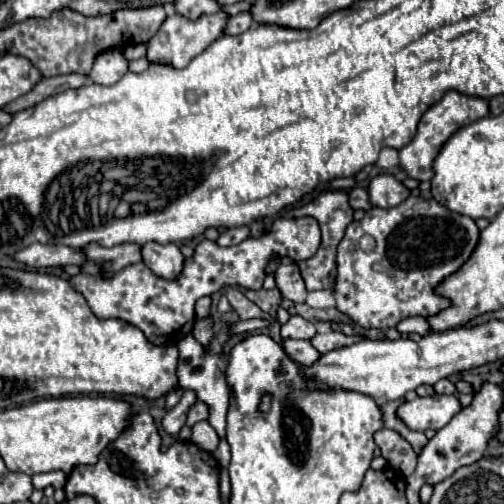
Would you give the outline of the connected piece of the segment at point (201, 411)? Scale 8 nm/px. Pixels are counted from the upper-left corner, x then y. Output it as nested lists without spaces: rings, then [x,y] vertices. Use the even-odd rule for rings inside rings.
[[[196,402],[192,408],[190,408],[190,412],[188,412],[188,418],[186,418],[186,424],[188,426],[194,426],[196,422],[200,422],[200,420],[206,420],[208,418],[208,406],[204,406],[204,402]]]

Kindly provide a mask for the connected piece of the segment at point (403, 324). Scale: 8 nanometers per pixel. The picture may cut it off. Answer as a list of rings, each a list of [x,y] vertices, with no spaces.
[[[422,316],[404,319],[397,324],[396,329],[401,334],[418,333],[421,336],[425,336],[428,332],[432,332],[432,328],[428,326],[428,320],[422,318]]]

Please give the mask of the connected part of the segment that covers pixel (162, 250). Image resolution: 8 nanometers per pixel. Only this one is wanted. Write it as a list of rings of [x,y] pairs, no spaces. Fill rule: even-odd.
[[[148,242],[142,246],[144,264],[164,280],[176,280],[184,268],[184,256],[176,244]]]

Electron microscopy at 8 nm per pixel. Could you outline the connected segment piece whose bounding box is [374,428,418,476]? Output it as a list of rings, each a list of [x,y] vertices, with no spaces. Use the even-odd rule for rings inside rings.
[[[382,428],[374,434],[374,442],[376,446],[382,450],[382,456],[388,460],[388,464],[402,472],[404,476],[410,476],[412,470],[416,470],[416,452],[412,450],[412,446],[396,432],[396,430],[388,430]]]

